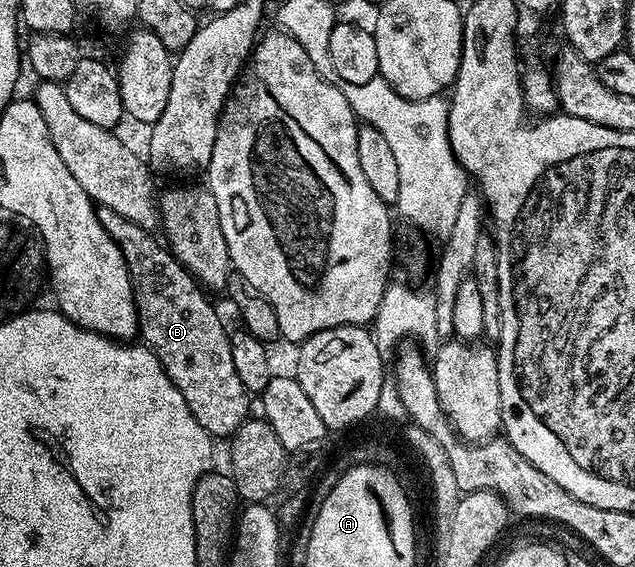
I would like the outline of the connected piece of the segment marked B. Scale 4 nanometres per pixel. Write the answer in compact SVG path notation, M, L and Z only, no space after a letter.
M97 205L96 211L99 223L103 223L103 231L107 231L107 235L115 239L119 251L123 251L123 263L129 272L133 298L137 304L137 328L144 348L150 349L157 356L161 372L168 375L171 383L175 383L191 415L195 415L195 423L199 423L199 427L203 427L203 431L207 431L214 439L232 438L235 430L250 416L251 395L243 387L239 374L235 372L235 363L231 359L230 330L225 329L216 307L205 298L206 290L199 287L197 278L179 264L177 258L160 240L157 242L153 238L154 234L150 230L139 227L139 223L131 219L123 219L119 211L111 211L111 207L106 205Z

